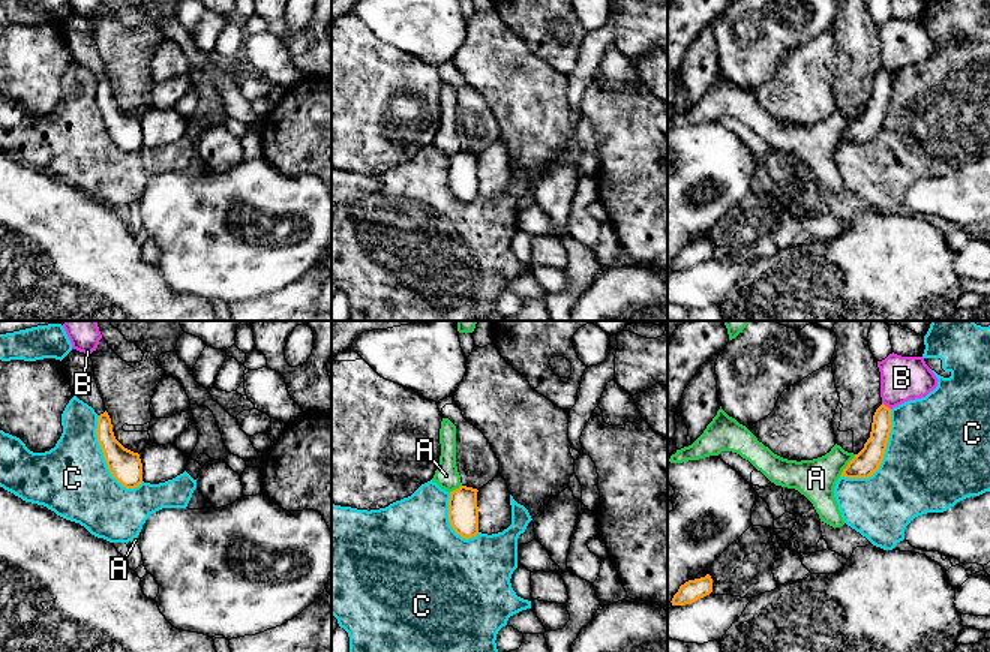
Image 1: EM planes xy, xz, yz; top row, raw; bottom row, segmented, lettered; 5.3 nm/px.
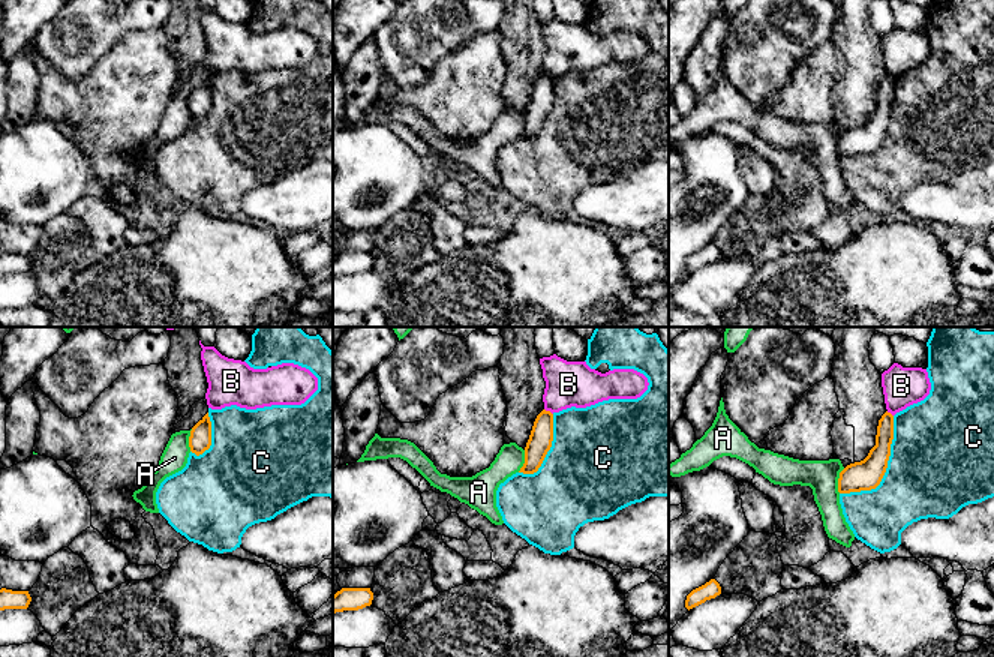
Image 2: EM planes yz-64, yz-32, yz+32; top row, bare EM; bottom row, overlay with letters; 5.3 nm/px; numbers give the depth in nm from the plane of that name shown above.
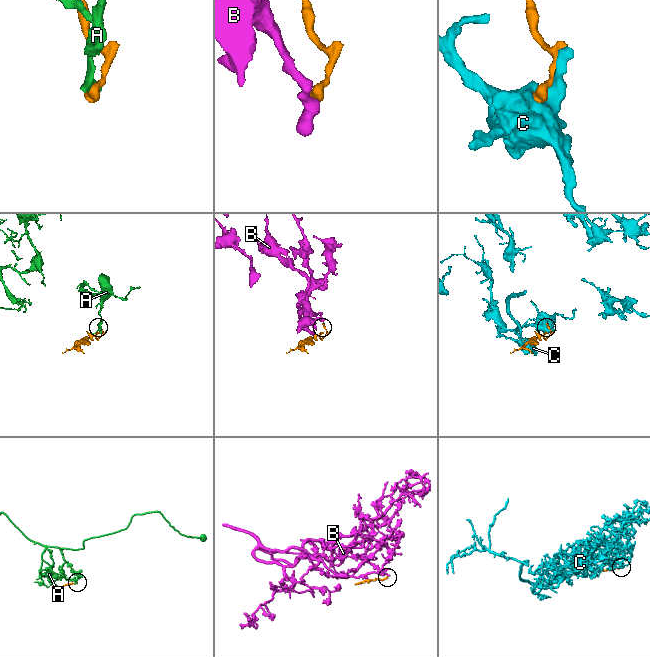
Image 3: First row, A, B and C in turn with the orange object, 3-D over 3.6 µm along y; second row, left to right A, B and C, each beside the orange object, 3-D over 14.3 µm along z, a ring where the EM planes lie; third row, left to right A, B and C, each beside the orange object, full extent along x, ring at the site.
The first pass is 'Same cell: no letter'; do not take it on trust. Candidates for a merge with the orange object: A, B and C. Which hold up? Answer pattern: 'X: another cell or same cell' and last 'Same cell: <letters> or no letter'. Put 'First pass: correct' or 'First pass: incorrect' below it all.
A: another cell
B: another cell
C: another cell
Same cell: no letter
First pass: correct

